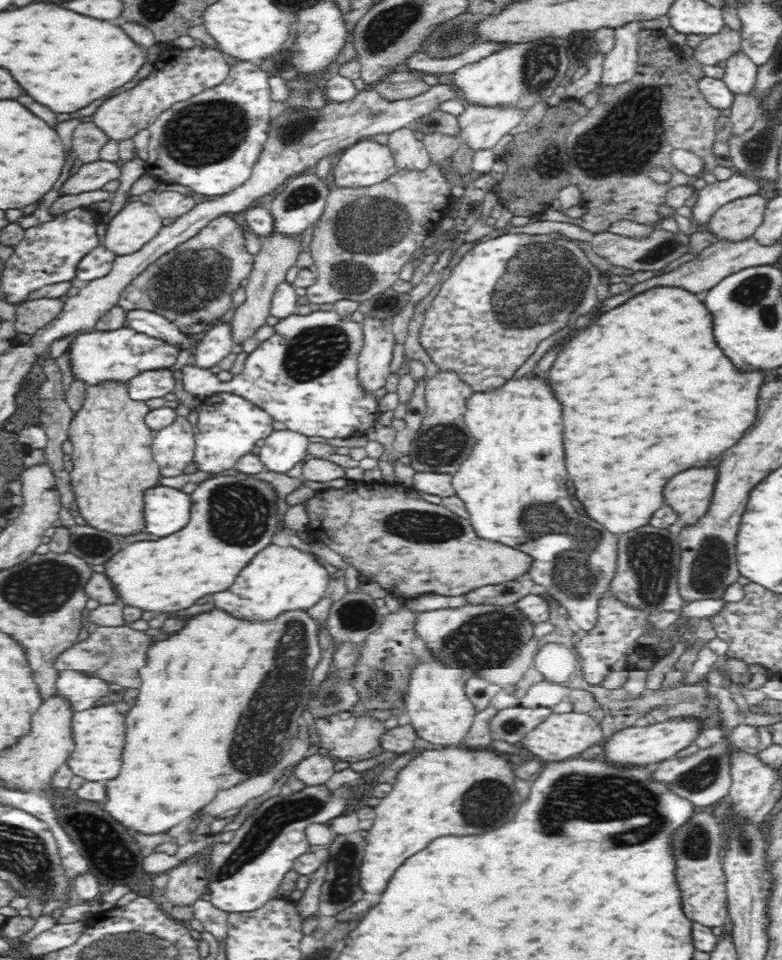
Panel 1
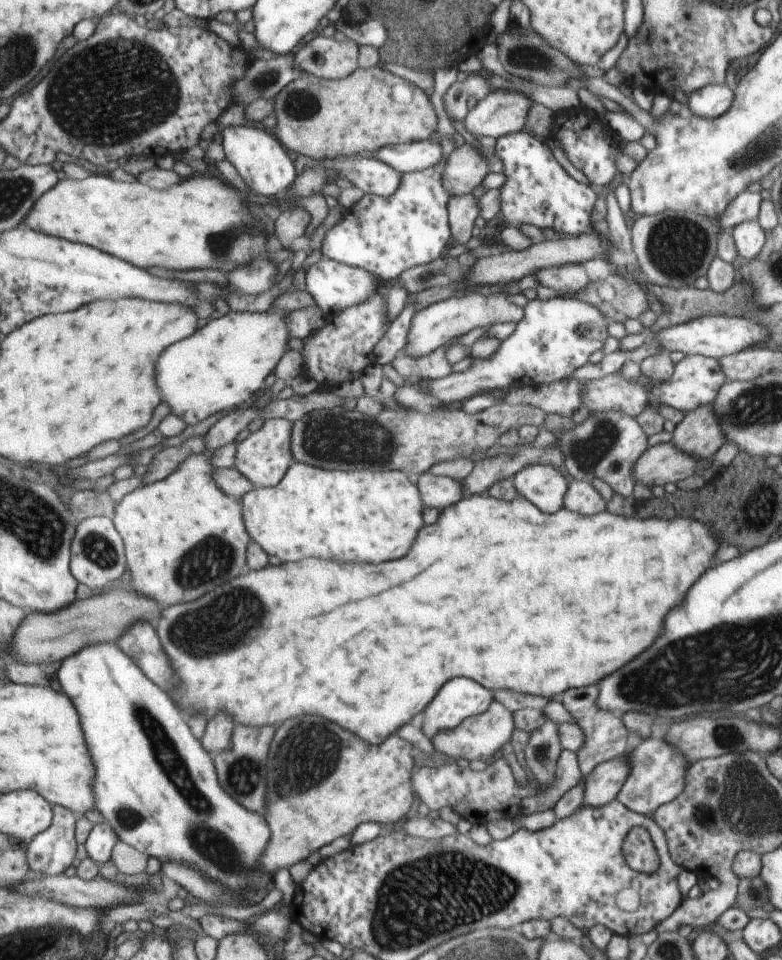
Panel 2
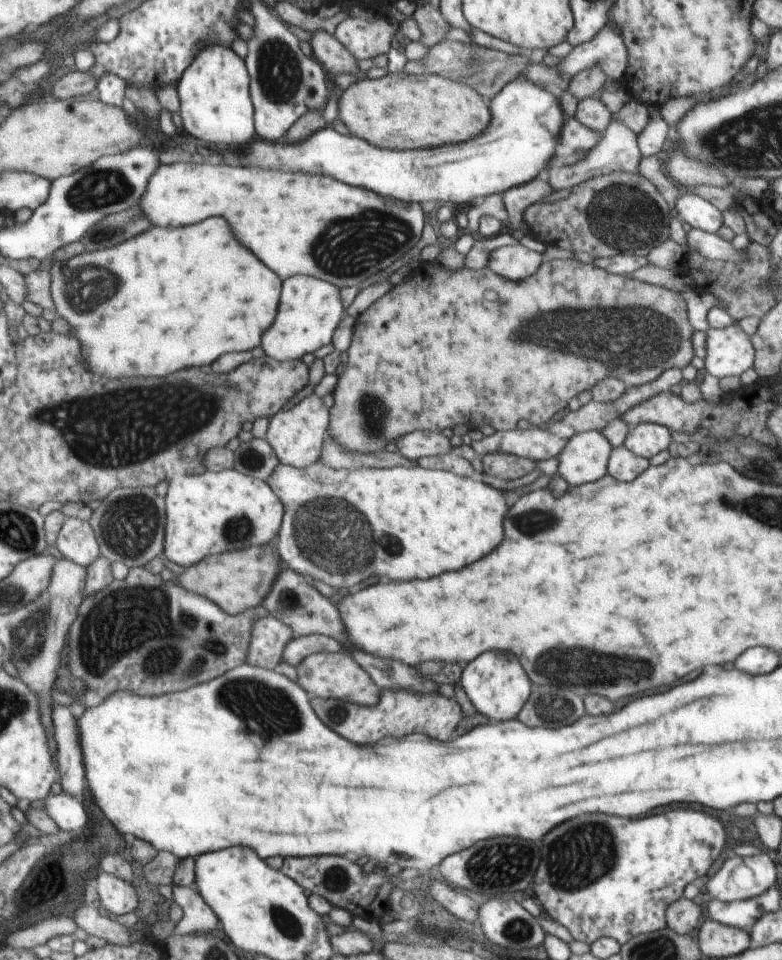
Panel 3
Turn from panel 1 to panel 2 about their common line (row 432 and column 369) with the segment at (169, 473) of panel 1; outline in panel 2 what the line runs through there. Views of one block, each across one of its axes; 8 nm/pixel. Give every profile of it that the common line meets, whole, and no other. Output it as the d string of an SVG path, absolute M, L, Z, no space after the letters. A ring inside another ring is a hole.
M354 154L354 156L330 158L323 160L332 170L338 170L342 177L348 178L355 188L365 194L388 197L396 194L402 184L402 174L382 160L372 158L371 154Z

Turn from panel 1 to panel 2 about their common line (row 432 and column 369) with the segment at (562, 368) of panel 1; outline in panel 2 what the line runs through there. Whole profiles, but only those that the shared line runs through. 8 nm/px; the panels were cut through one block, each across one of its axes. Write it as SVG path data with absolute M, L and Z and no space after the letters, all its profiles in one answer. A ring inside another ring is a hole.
M488 492L472 498L461 498L456 504L442 510L434 526L426 526L426 530L422 530L422 538L418 538L414 554L406 554L406 558L384 564L340 564L310 558L304 562L270 566L259 571L250 569L242 578L230 582L230 586L214 590L198 602L165 608L160 622L156 623L157 631L179 677L183 678L183 686L168 694L174 698L174 702L180 702L178 706L184 712L206 710L206 714L216 716L218 712L226 710L232 712L238 722L256 726L286 722L292 716L302 714L318 714L342 722L342 726L354 730L354 734L374 745L379 745L403 724L417 722L442 684L454 676L474 678L476 682L482 682L482 686L490 686L491 691L507 688L527 695L556 699L568 689L587 687L602 681L608 674L634 660L634 656L642 654L656 638L660 638L664 634L664 618L674 606L684 602L690 586L714 564L718 544L720 538L716 538L716 530L710 524L669 513L641 519L636 514L624 516L608 511L583 515L563 506L555 513L548 514L521 494L509 501L492 498Z

